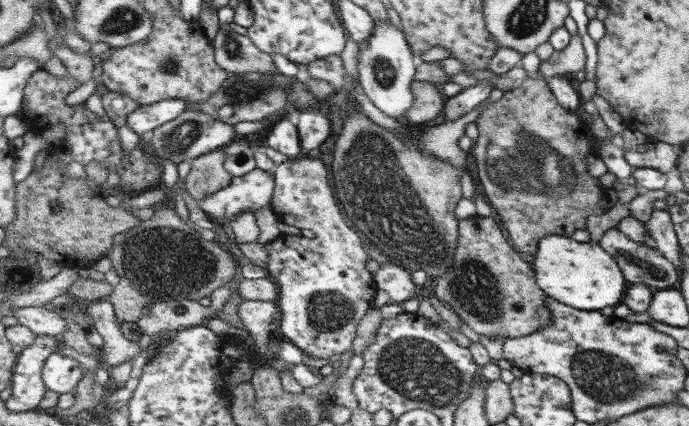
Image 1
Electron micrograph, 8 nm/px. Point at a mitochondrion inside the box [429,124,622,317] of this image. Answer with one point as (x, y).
(530, 164)

